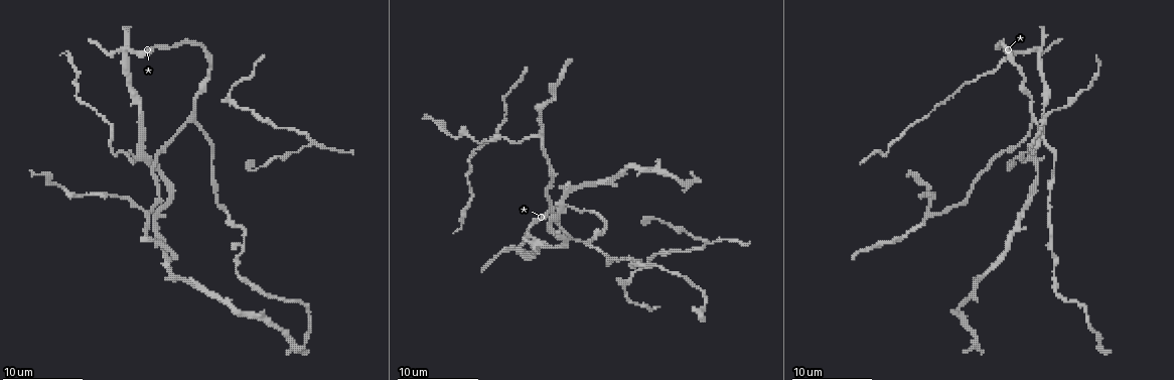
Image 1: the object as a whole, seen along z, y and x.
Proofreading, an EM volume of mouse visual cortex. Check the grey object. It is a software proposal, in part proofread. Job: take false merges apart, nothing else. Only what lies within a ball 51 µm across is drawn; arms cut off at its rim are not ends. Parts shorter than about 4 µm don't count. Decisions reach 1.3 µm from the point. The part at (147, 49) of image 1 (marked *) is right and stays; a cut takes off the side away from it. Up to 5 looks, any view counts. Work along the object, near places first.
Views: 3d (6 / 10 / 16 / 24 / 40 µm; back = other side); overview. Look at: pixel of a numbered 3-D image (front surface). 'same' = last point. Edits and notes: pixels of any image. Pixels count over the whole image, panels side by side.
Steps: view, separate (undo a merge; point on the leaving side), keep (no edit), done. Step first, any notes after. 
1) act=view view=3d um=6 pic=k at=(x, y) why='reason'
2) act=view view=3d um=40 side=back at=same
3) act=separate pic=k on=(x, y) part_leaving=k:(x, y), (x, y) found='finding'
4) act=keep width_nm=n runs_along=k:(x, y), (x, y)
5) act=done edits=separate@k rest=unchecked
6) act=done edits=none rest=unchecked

act=view view=3d um=10 pic=1 at=(624, 286) why='arms part here'

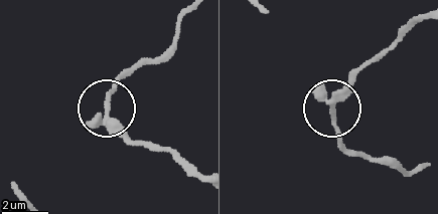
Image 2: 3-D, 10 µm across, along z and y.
act=keep arms=3 found='continuous, no second cell'

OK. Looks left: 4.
act=view view=3d um=6 pic=1 at=(590, 246) why='arms part here'

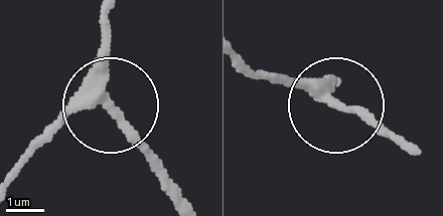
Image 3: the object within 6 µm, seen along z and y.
act=keep width_nm=280 runs_along=3:(111, 14), (108, 97), (72, 110), (17, 164) found='continuous, no second cell'

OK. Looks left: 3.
act=view view=3d um=10 pic=1 at=(928, 211) why='a fork'

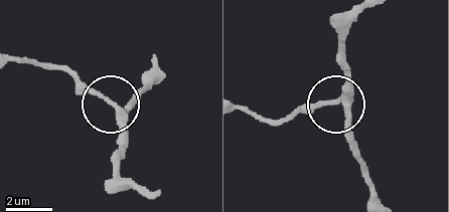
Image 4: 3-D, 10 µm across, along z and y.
act=keep arms=3 runs_along=4:(377, 197), (347, 140), (338, 103), (346, 87), (346, 61) found='continuous, no second cell'

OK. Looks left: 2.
act=done edits=none rest=unchecked

